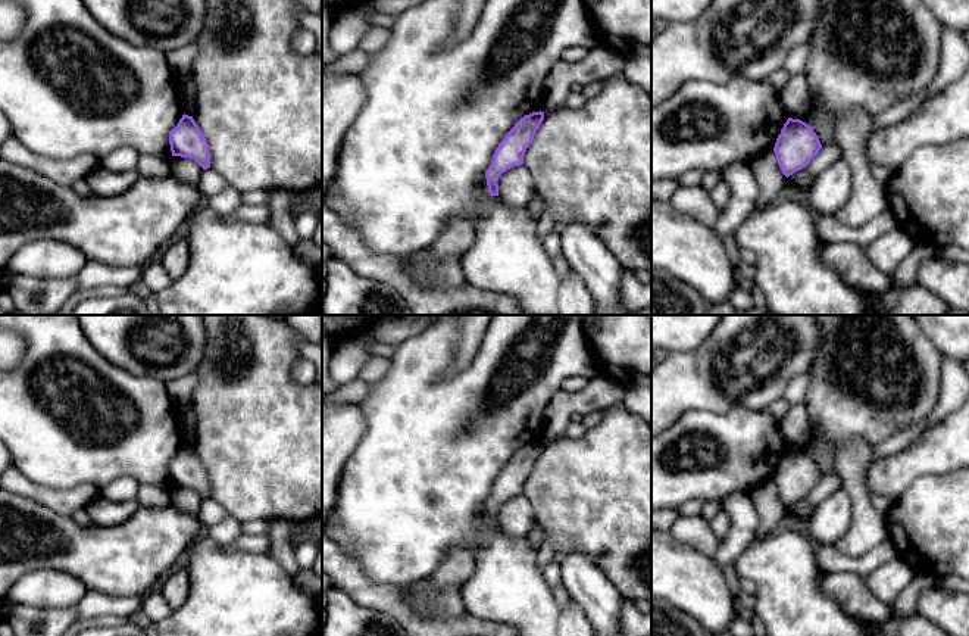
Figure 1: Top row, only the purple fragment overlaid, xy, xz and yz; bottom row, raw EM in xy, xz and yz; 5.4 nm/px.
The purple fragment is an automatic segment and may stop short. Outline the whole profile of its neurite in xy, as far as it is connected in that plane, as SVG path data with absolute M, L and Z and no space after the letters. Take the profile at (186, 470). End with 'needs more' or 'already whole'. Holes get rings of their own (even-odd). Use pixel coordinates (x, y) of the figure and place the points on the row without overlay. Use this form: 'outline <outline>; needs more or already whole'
outline M182 445L169 462L172 486L194 489L203 499L210 498L209 474L193 446Z; already whole

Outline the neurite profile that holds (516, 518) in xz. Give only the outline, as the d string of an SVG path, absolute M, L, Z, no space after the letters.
M523 495L503 502L497 514L498 526L512 537L526 537L535 524L532 505Z

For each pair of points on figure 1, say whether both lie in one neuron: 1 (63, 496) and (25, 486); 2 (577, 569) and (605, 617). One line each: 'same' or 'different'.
1: same
2: same

